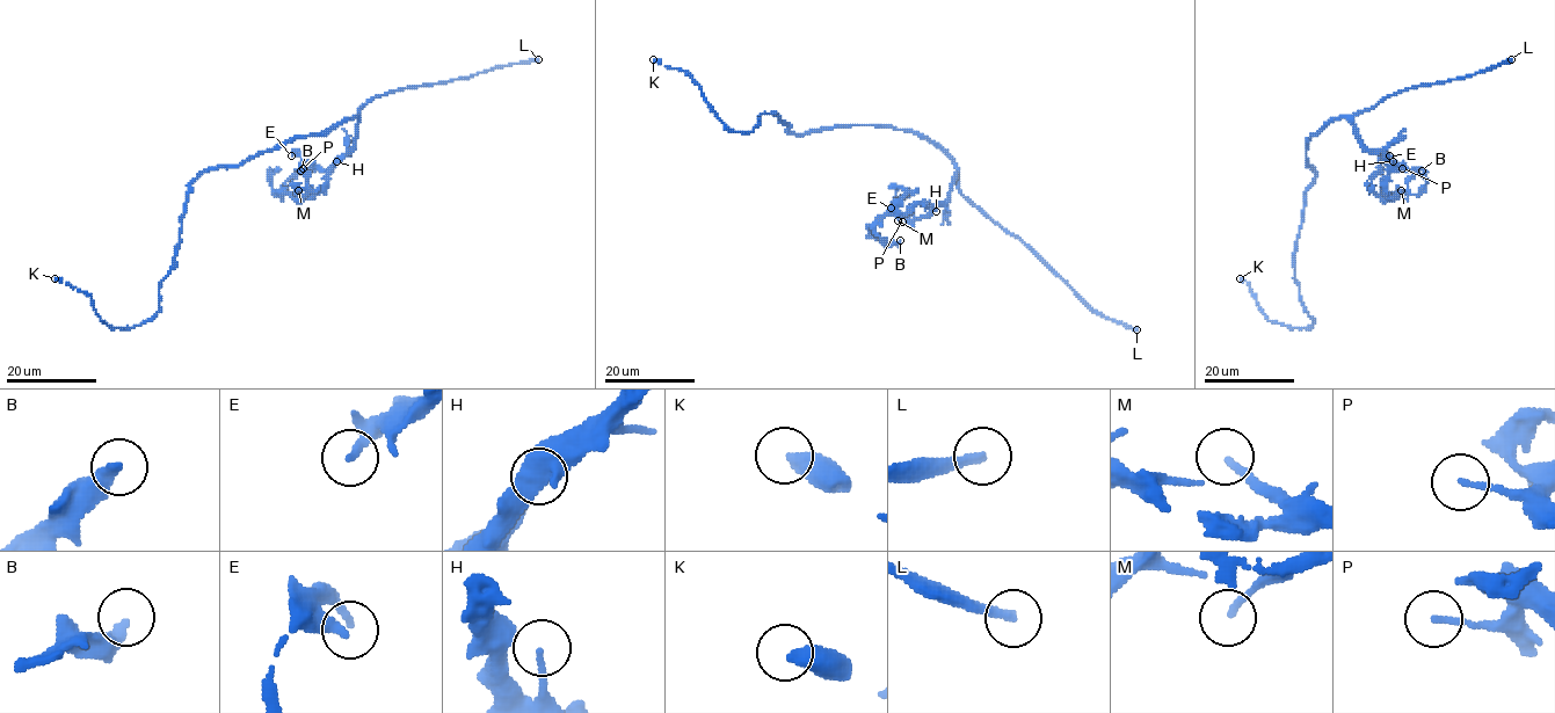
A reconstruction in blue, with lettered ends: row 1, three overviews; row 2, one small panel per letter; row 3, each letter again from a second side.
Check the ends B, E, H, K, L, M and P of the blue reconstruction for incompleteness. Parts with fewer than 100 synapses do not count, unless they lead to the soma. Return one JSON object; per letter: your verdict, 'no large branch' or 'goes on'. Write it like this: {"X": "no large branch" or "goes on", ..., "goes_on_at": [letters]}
{"B": "no large branch", "E": "no large branch", "H": "no large branch", "K": "no large branch", "L": "goes on", "M": "no large branch", "P": "no large branch", "goes_on_at": ["L"]}

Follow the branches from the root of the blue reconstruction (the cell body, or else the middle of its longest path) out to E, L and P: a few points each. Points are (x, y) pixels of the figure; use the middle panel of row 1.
E: (857, 125), (917, 132), (957, 168), (945, 202), (916, 203), (902, 213), (896, 203), (906, 191), (891, 208)
L: (857, 125), (887, 125), (929, 138), (952, 161), (959, 191), (1029, 245), (1091, 308), (1136, 329)
P: (857, 125), (887, 125), (917, 132), (934, 142), (957, 168), (945, 202), (923, 217), (902, 222)

